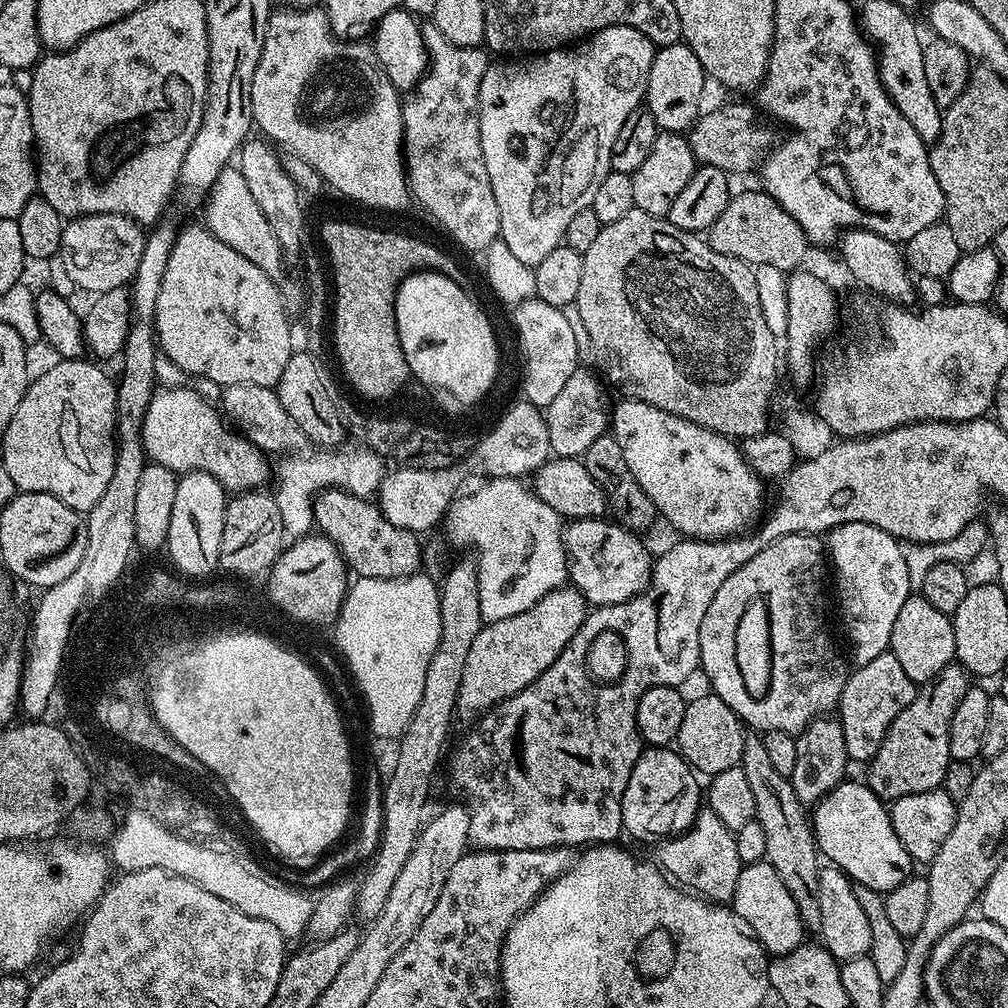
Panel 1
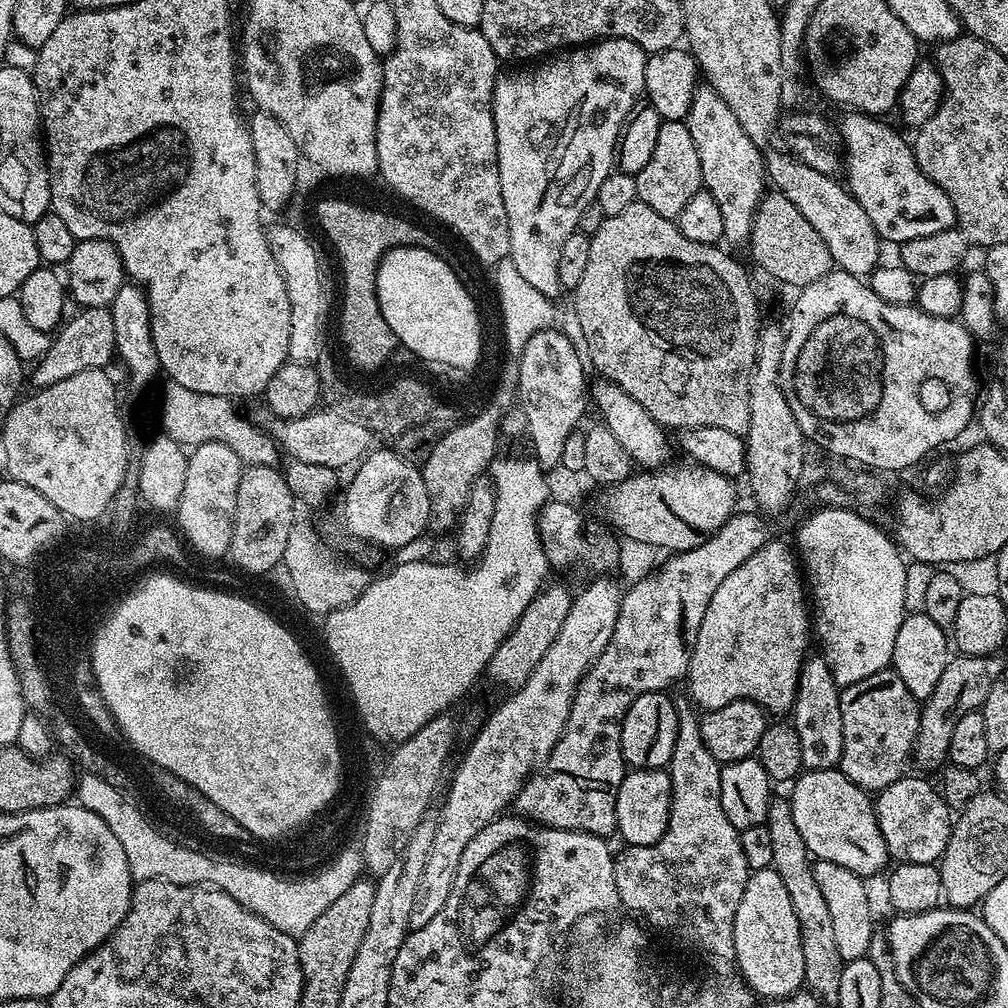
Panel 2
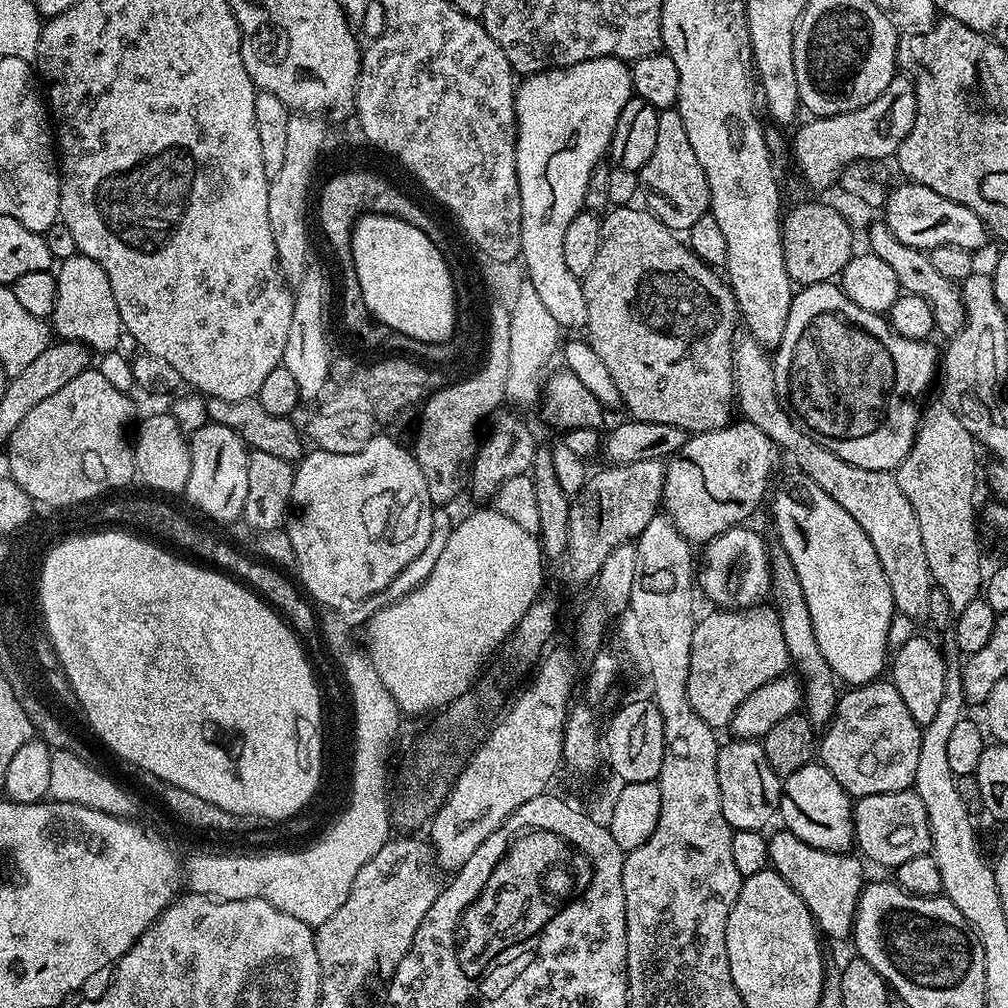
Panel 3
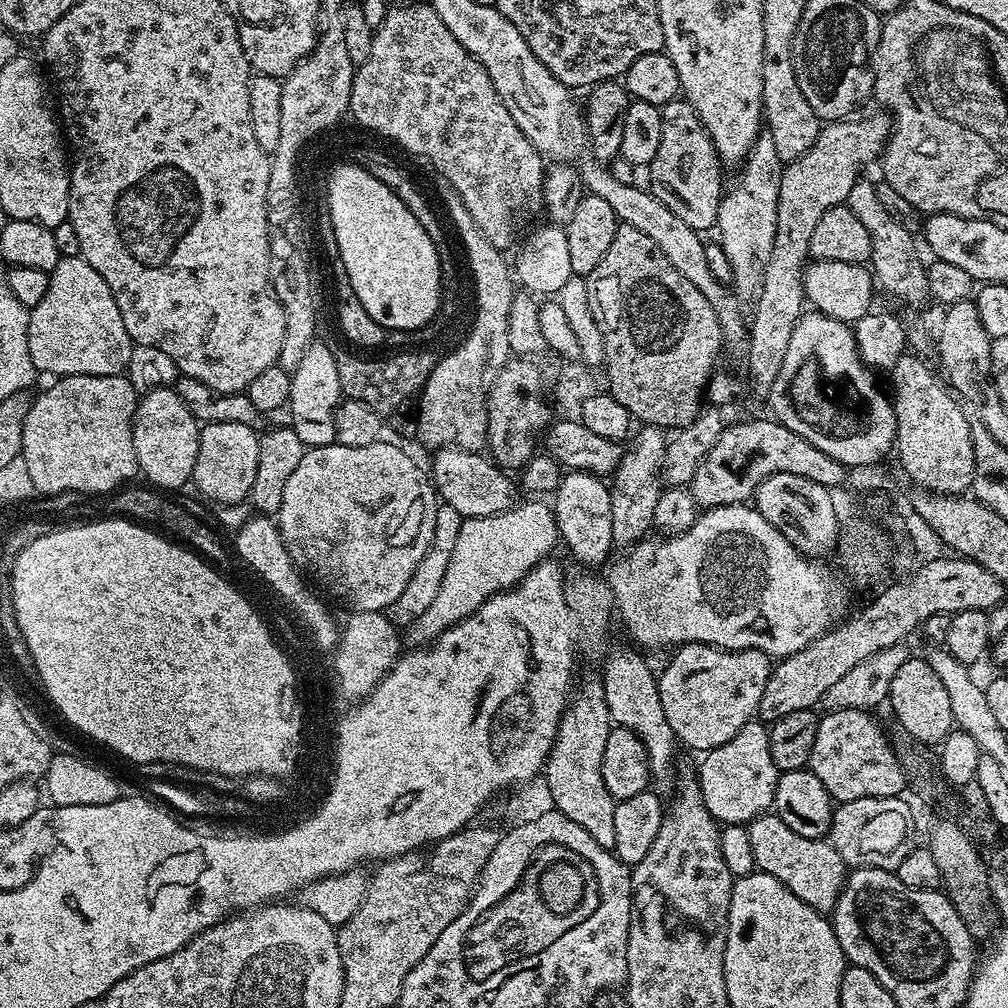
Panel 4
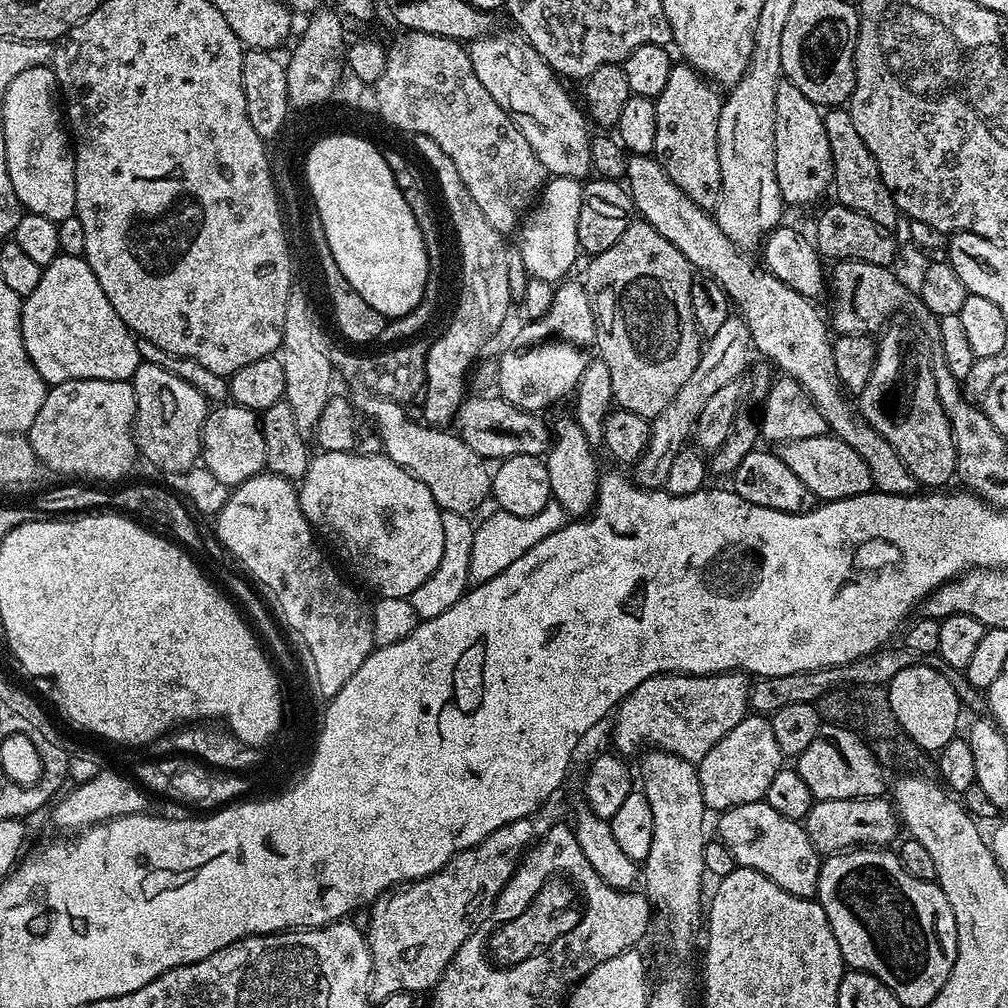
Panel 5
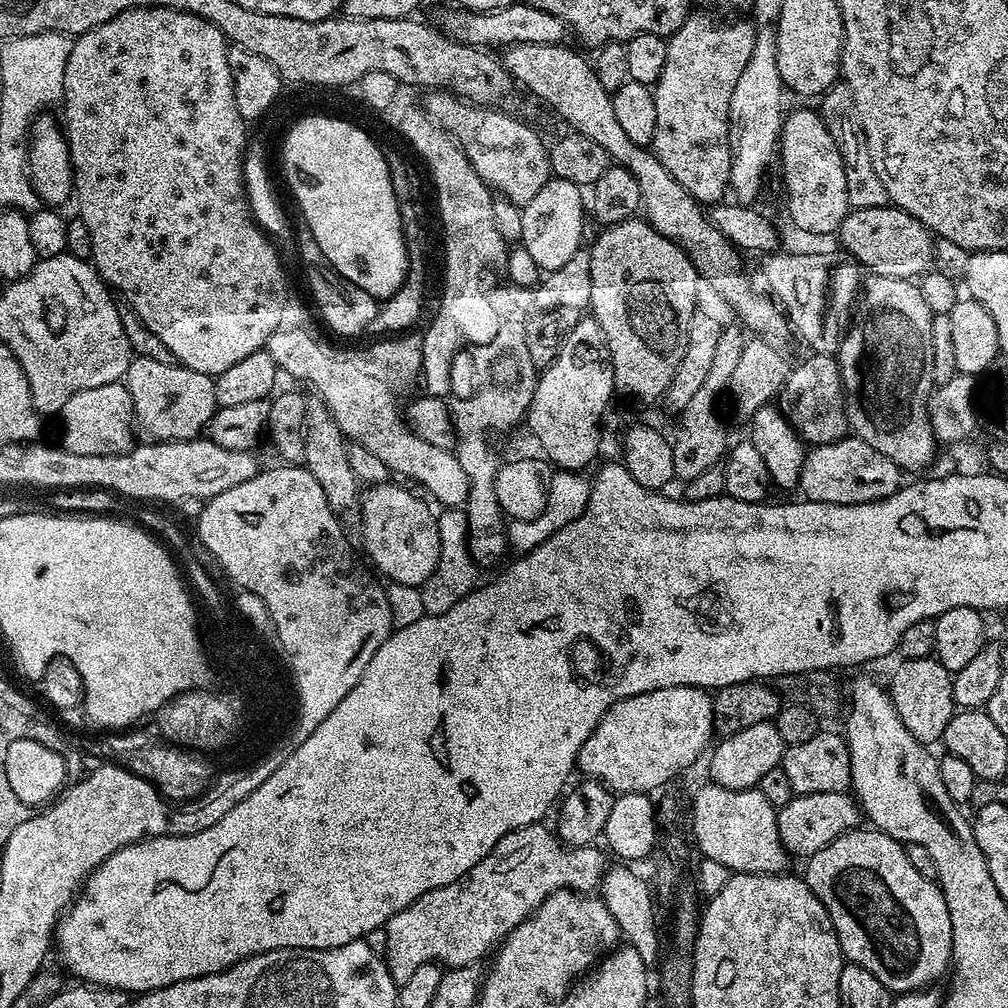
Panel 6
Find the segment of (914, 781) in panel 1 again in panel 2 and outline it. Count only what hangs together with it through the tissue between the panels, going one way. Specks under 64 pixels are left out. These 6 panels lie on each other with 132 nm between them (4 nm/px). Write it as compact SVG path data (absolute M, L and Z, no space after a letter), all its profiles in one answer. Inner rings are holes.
M956 654L949 659L946 670L942 670L942 678L938 678L938 686L934 686L934 694L923 701L920 710L920 729L916 735L914 764L920 768L936 768L948 760L950 737L954 735L954 726L958 726L958 718L962 714L979 710L986 702L986 694L990 694L990 686L1001 679L1000 671L1004 664L999 655L966 656Z

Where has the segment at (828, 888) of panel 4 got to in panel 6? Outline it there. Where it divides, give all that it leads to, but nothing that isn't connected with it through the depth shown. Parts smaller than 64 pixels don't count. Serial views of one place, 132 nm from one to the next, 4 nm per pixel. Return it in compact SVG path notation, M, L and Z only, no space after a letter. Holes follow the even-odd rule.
M705 782L696 792L692 800L692 836L696 839L696 848L705 860L722 862L729 873L749 872L763 876L778 876L789 871L790 854L784 848L782 838L778 834L778 809L766 802L759 787L746 790L726 790L722 786Z

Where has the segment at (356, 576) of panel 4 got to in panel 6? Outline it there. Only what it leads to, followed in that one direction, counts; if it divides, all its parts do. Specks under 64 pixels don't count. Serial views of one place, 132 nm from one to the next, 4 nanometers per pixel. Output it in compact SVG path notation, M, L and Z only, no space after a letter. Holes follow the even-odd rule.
M395 482L373 484L363 493L358 504L364 548L376 563L375 571L381 577L389 576L387 579L393 584L423 586L438 566L440 538L437 513L428 509L429 501L421 496L415 496L410 489Z

